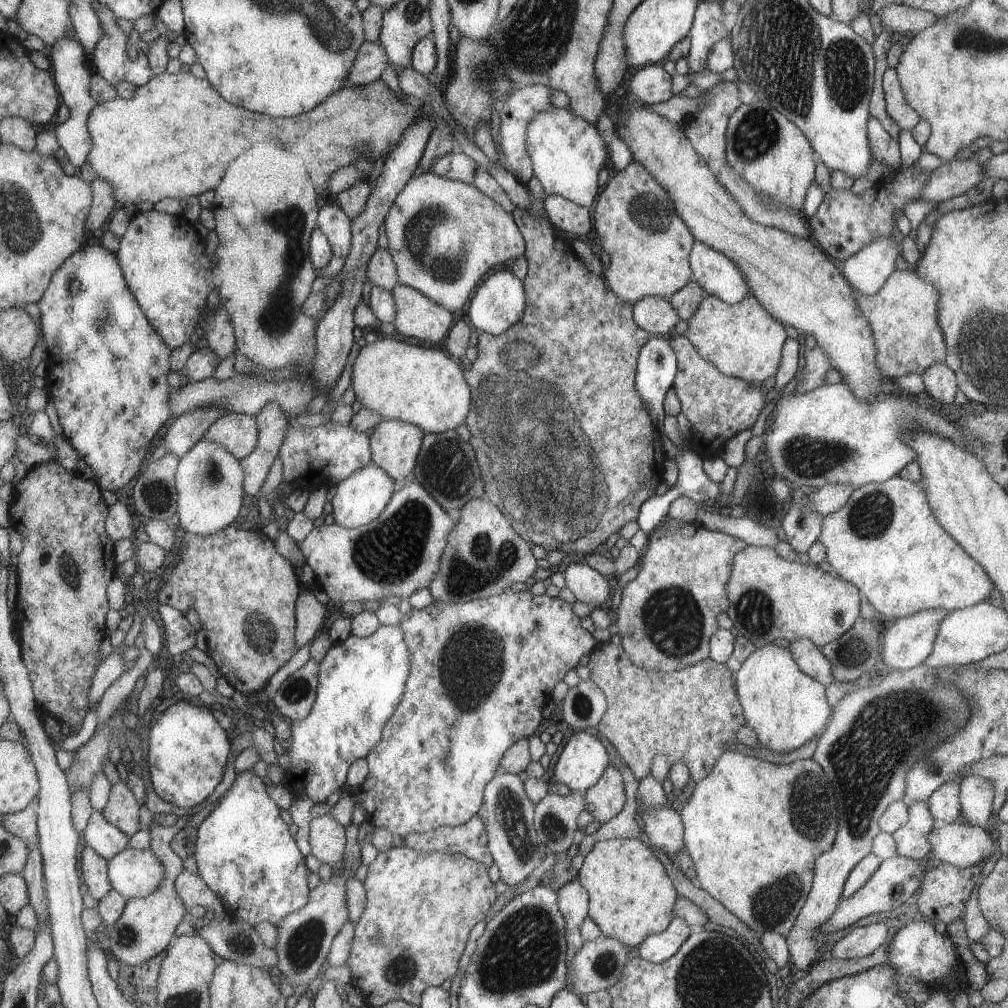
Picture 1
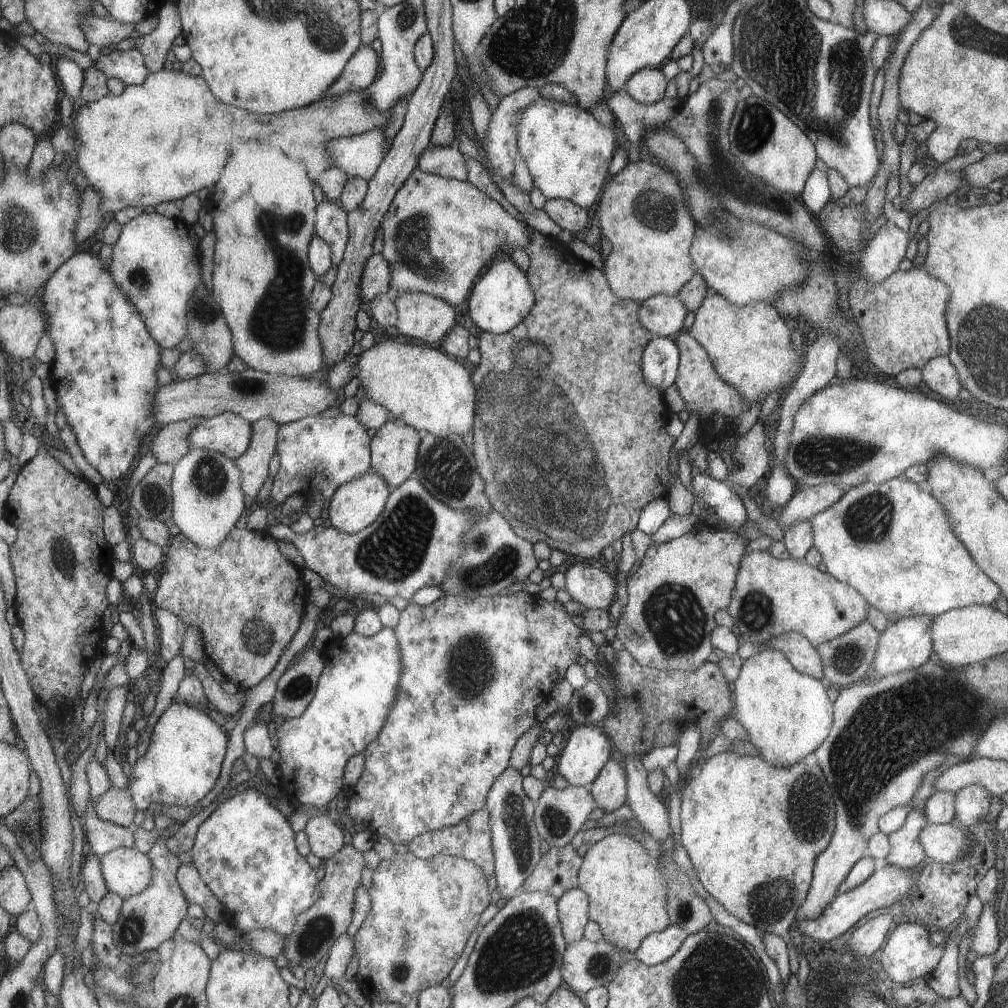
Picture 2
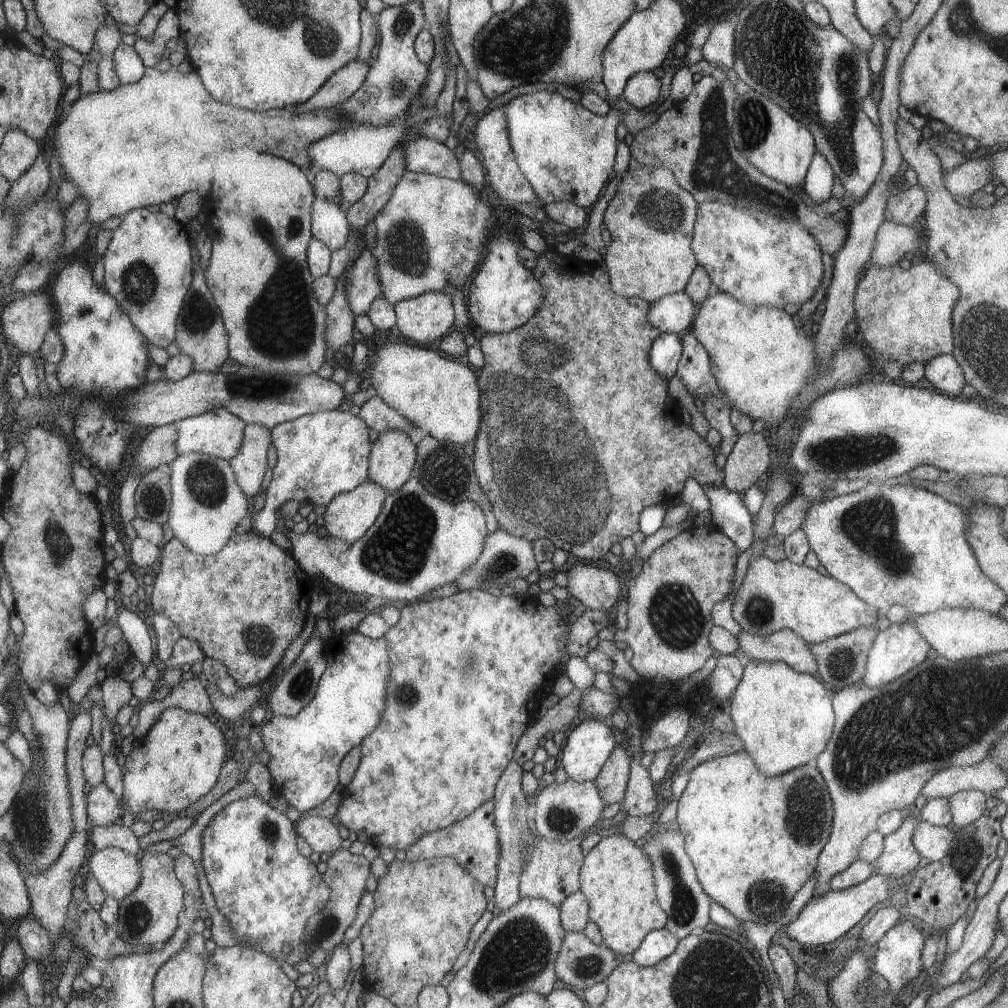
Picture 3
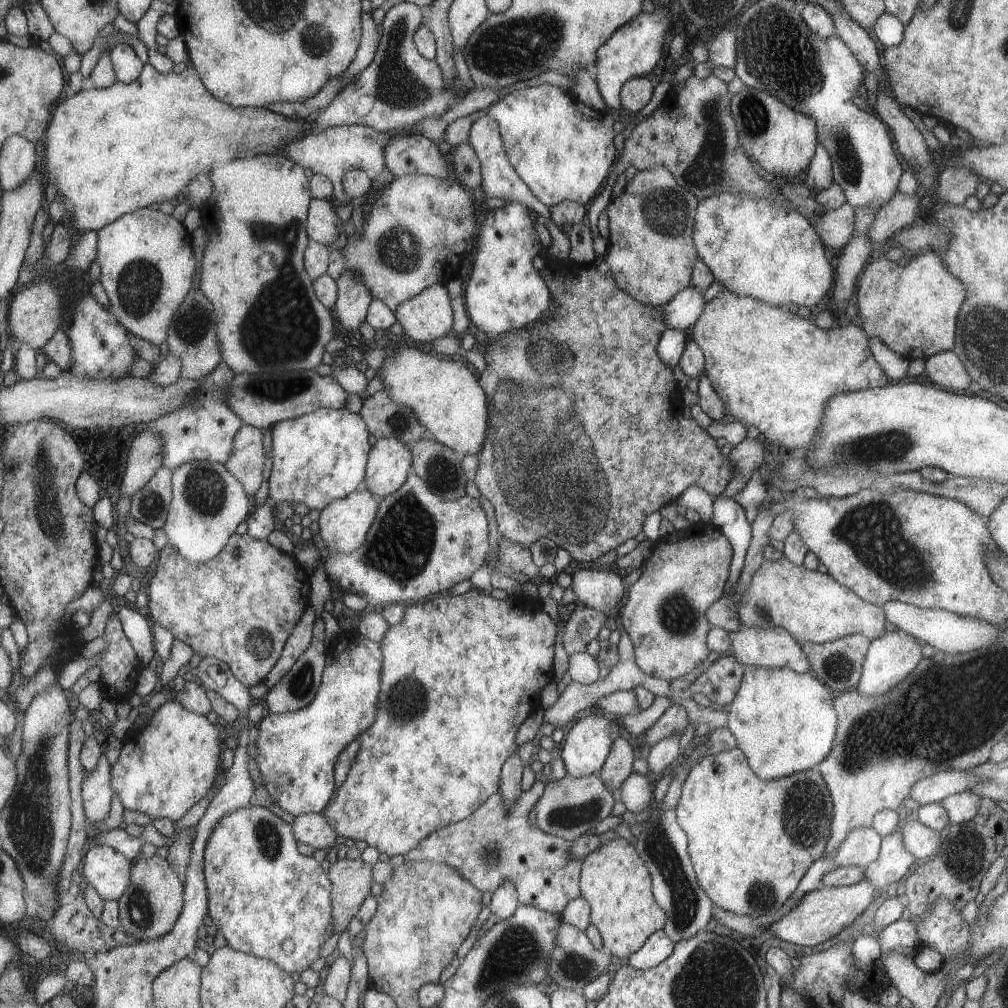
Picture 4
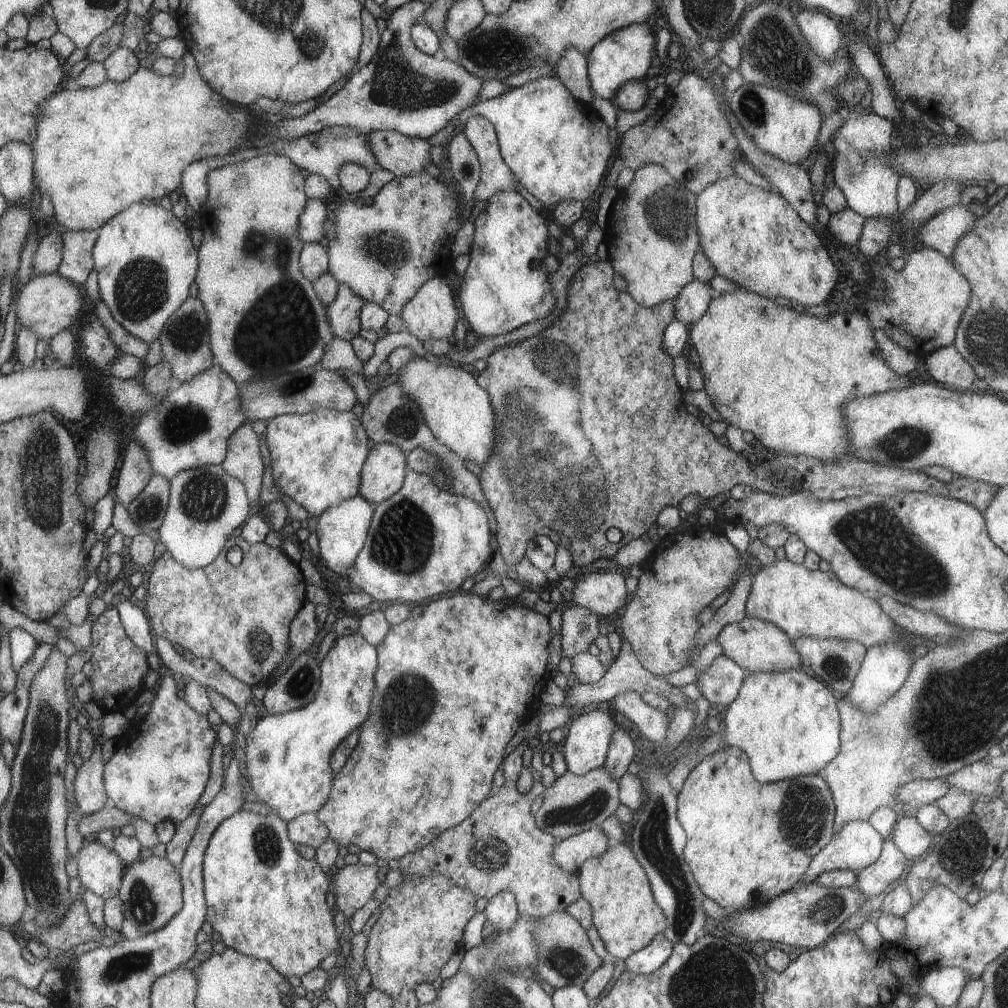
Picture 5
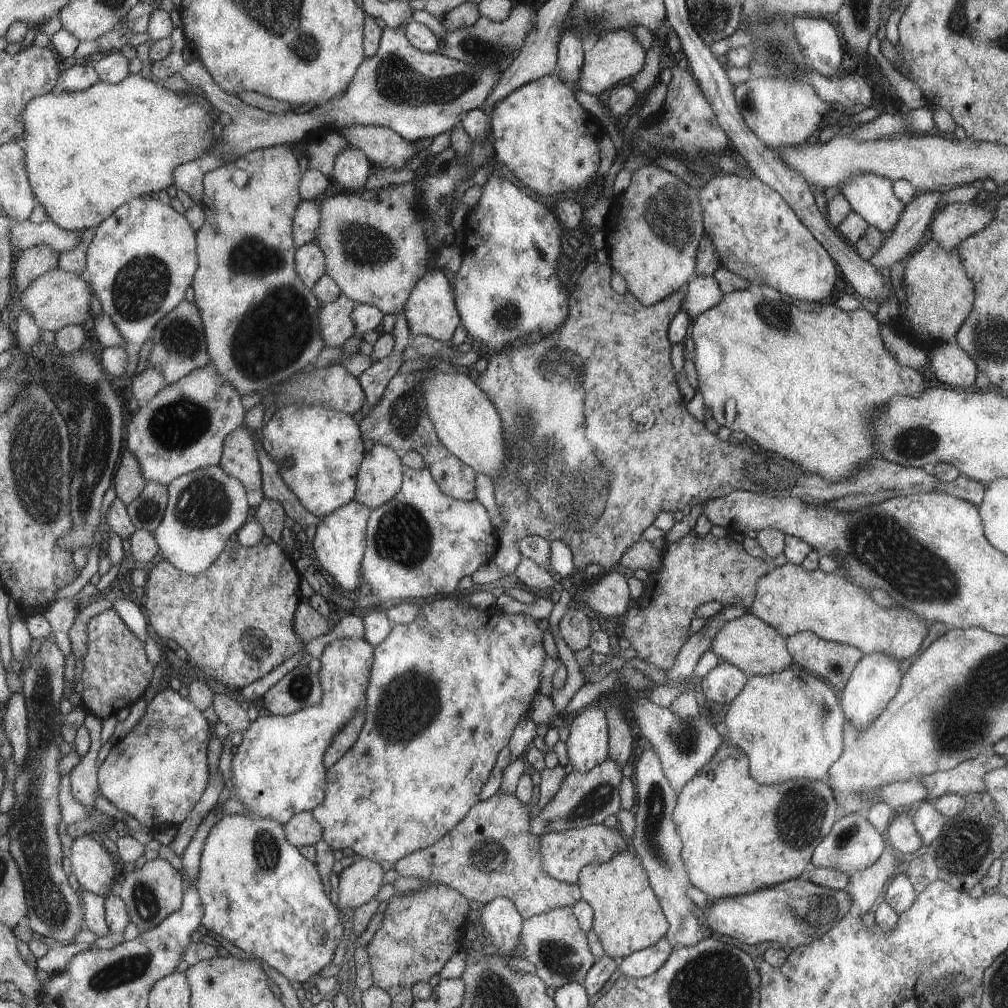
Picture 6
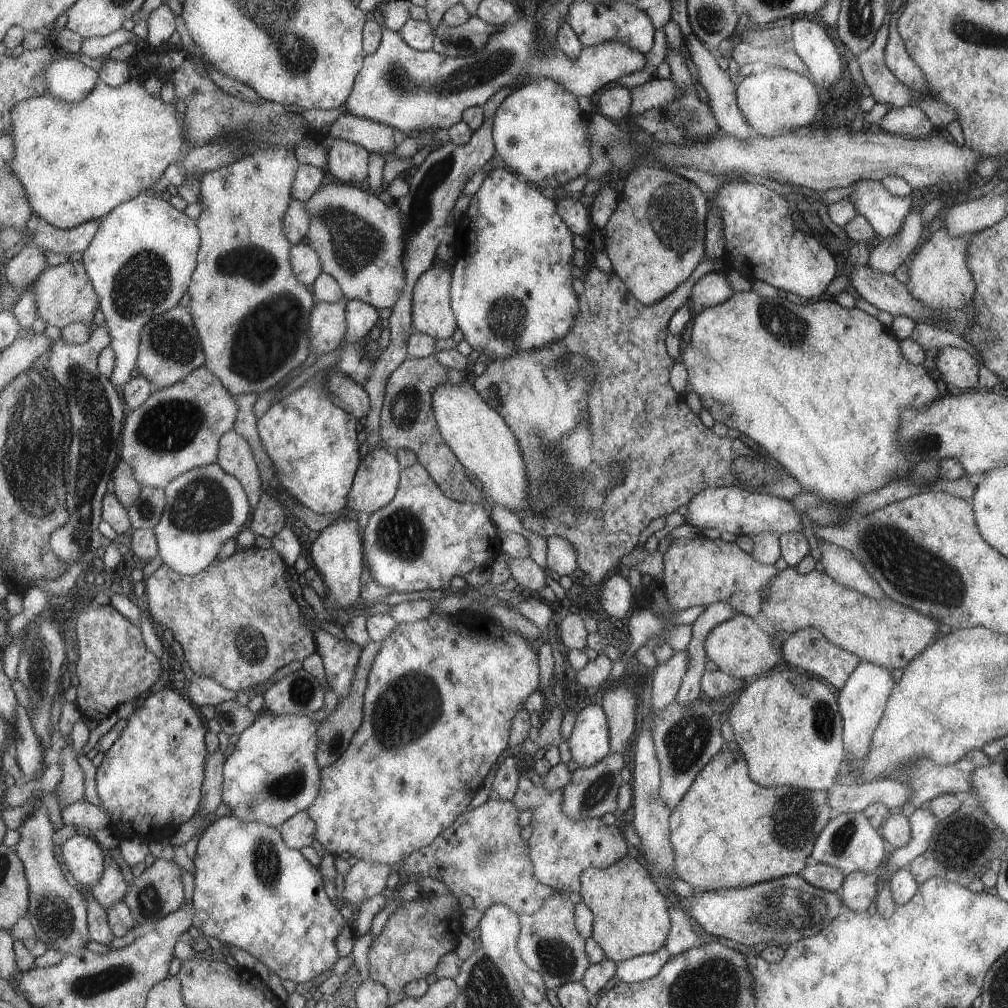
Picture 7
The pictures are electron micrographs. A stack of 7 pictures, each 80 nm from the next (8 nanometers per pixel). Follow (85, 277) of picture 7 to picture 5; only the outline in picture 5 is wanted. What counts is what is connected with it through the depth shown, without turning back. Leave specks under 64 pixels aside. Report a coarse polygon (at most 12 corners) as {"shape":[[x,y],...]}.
{"shape":[[58,272],[21,288],[17,326],[39,339],[71,328],[83,312],[81,284]]}

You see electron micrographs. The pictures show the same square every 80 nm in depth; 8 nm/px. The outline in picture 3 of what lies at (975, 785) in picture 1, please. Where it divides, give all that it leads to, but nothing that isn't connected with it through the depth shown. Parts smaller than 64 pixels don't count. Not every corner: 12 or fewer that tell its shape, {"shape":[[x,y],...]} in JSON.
{"shape":[[979,790],[960,791],[947,799],[951,826],[977,820],[988,796]]}

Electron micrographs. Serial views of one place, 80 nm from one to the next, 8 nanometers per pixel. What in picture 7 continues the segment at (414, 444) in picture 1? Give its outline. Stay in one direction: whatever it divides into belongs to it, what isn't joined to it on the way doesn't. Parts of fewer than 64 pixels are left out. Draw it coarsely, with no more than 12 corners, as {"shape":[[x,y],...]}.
{"shape":[[387,449],[365,452],[348,509],[364,518],[398,491],[400,464]]}

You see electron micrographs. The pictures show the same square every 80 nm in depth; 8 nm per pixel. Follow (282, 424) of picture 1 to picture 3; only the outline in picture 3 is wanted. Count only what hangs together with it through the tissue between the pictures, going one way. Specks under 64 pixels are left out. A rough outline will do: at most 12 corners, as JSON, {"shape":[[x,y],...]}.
{"shape":[[247,423],[228,461],[247,498],[260,490],[272,443],[269,429]]}

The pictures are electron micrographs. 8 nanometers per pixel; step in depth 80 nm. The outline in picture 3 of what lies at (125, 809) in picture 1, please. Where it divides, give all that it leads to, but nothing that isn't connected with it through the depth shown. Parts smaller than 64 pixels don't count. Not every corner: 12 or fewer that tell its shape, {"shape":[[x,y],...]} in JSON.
{"shape":[[105,780],[89,785],[88,814],[92,826],[120,823],[119,798]]}

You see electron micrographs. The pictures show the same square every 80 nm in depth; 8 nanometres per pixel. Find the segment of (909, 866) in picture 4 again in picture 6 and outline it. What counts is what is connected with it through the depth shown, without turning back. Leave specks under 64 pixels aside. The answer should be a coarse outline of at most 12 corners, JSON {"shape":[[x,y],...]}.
{"shape":[[885,845],[877,861],[845,886],[863,915],[893,876],[899,855]]}

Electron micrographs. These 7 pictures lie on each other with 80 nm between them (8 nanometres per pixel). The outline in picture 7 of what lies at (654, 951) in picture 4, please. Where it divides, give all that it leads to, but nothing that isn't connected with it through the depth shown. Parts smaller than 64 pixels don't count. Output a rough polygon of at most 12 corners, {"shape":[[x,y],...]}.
{"shape":[[656,952],[616,964],[617,979],[637,983],[652,978],[670,958]]}

